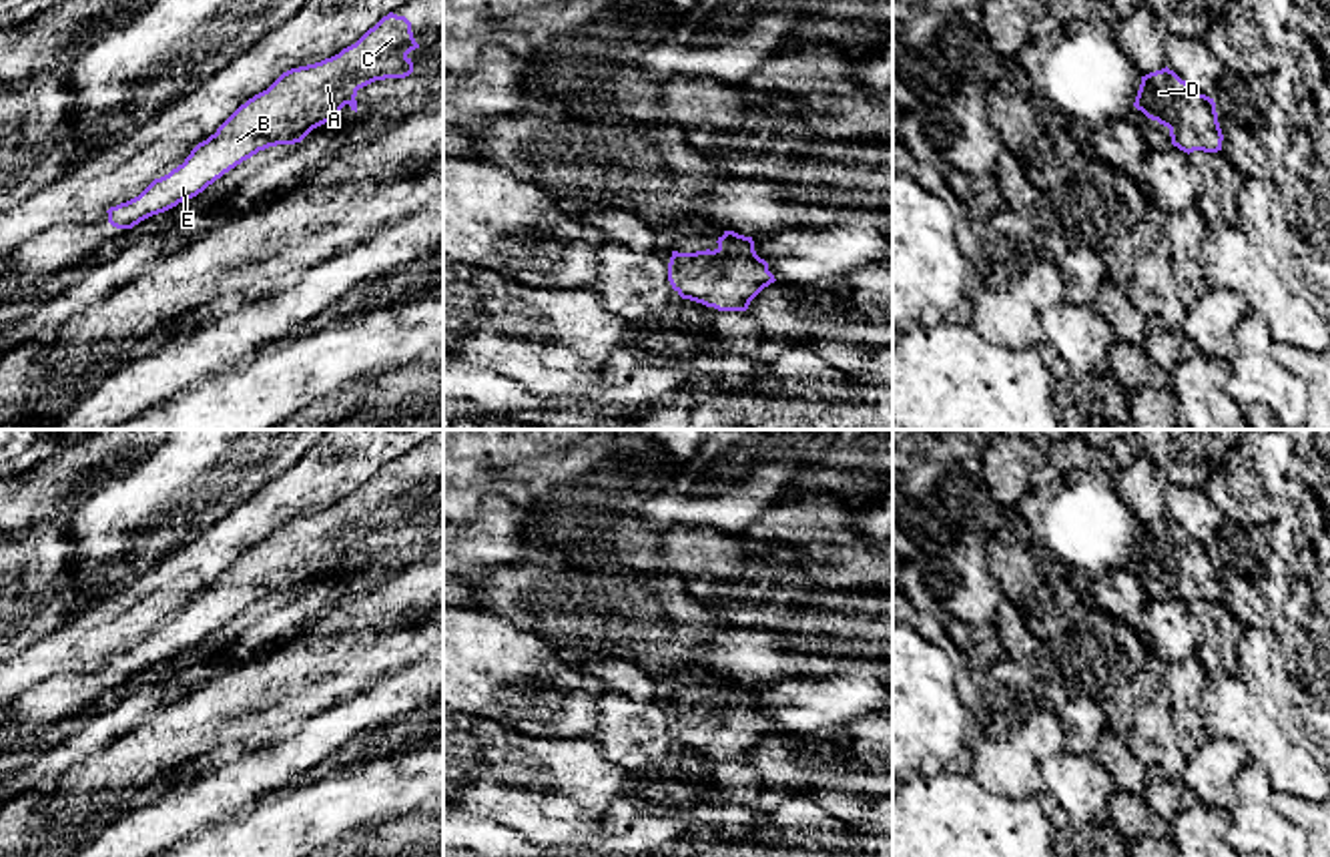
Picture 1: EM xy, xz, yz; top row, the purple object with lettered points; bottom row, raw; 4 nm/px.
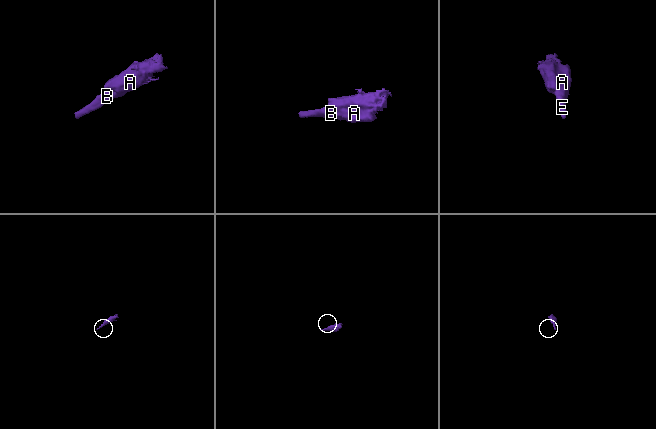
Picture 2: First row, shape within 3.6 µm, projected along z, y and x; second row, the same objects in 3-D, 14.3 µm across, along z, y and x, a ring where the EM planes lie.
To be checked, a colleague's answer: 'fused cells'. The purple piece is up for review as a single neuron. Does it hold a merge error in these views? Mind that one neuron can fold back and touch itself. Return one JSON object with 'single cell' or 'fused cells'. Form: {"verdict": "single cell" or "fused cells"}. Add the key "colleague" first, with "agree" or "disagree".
{"colleague": "disagree", "verdict": "single cell"}

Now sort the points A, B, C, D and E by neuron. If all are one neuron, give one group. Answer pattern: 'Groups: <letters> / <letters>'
Groups: A B C D E

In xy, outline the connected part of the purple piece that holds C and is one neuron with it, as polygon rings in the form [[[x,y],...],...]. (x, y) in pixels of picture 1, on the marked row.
[[[389,12],[339,54],[283,72],[199,142],[183,165],[154,179],[138,197],[110,207],[108,223],[132,229],[197,197],[259,151],[301,142],[313,128],[331,122],[345,104],[357,112],[357,90],[375,80],[409,76],[413,62],[407,54],[415,48],[419,44],[411,22]]]

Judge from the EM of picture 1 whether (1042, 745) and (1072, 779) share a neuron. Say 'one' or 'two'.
two

